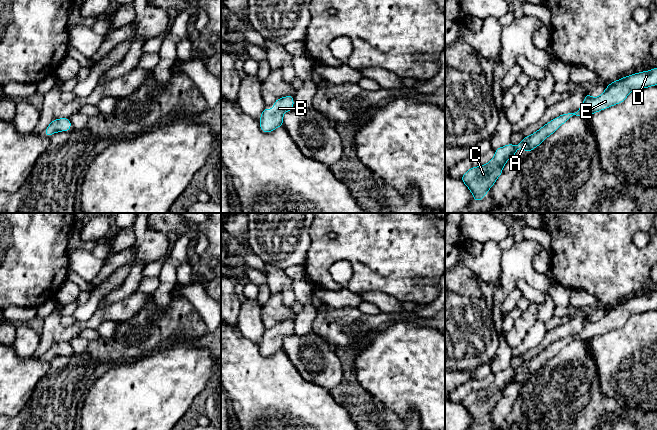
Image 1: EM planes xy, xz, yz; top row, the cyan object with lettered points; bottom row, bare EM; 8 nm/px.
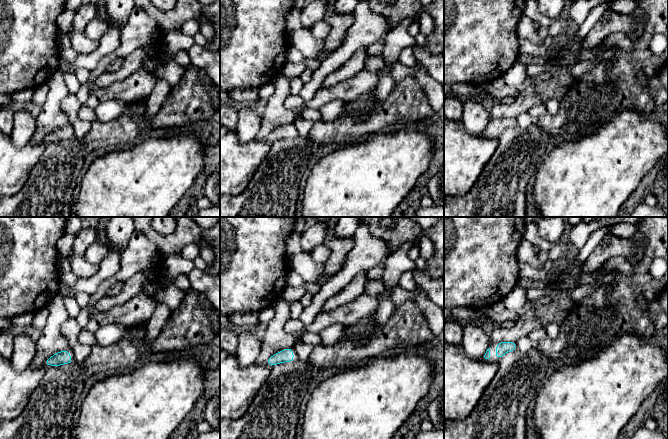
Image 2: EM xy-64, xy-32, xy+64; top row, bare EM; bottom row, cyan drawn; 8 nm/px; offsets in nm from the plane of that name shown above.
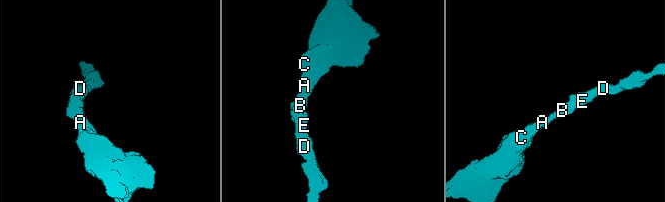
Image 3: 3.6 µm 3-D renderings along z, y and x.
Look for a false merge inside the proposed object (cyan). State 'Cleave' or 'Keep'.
Keep

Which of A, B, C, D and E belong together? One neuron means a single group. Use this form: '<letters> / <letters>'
A B C D E

